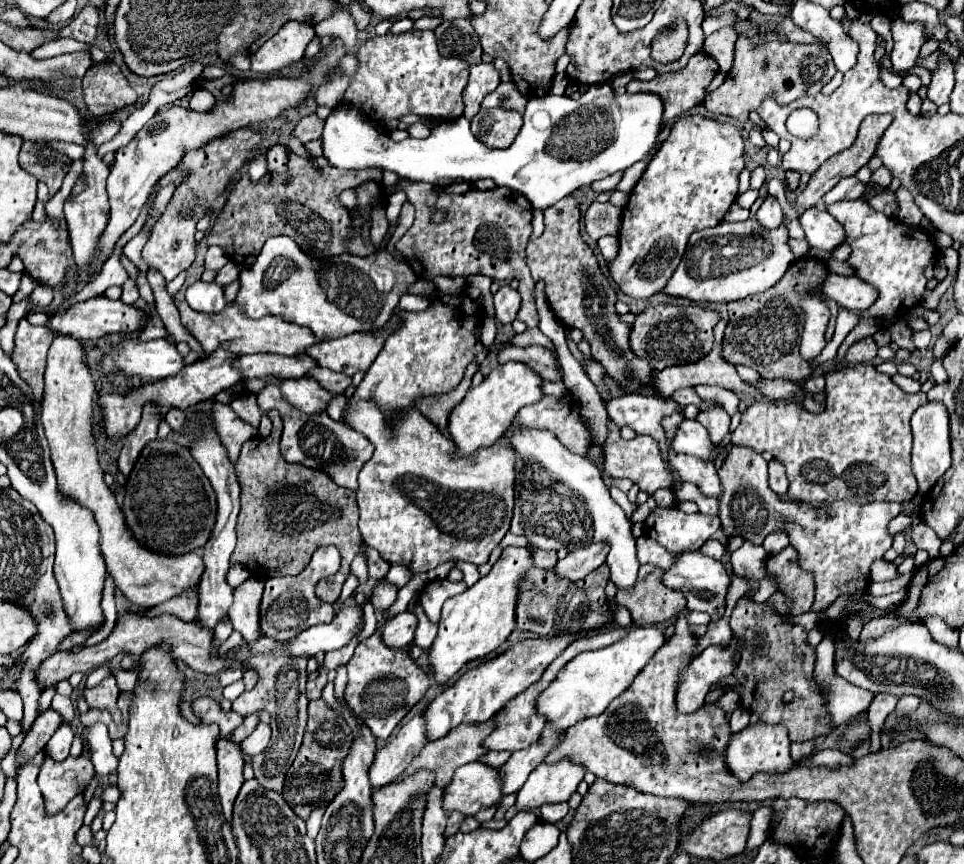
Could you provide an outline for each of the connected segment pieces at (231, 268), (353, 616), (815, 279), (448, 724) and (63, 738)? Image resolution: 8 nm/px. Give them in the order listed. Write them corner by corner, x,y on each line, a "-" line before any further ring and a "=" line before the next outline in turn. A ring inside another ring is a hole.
227,262
227,264
219,270
219,274
217,274
215,282
217,282
219,286
227,286
227,284
231,284
231,282
239,276
239,272
241,272
241,266
239,266
239,264
=
343,606
335,618
327,624
315,624
301,632
301,636
283,642
281,648
289,648
295,656
315,656
317,652
329,652
343,648
351,638
363,628
363,608
361,606
=
817,256
797,258
785,272
785,276
761,294
747,296
745,300
729,302
729,326
725,330
723,358
731,364
745,364
755,368
763,378
789,378
791,382
807,380
817,364
809,364
799,356
797,324
801,324
799,296
805,288
819,288
827,276
827,262
=
565,634
555,636
551,640
521,640
505,654
479,664
477,668
467,670
451,688
439,694
423,712
425,718
425,736
429,742
447,736
449,730
457,728
459,724
473,724
473,722
487,722
497,714
497,708
505,704
505,700
513,700
519,692
529,688
537,678
541,678
543,670
553,662
569,642
579,638
579,634
=
63,724
63,726
51,736
49,744
45,746
45,752
47,752
53,760
61,762
61,760
65,760
65,758
69,756
71,742
73,742
73,730
71,730
69,724

